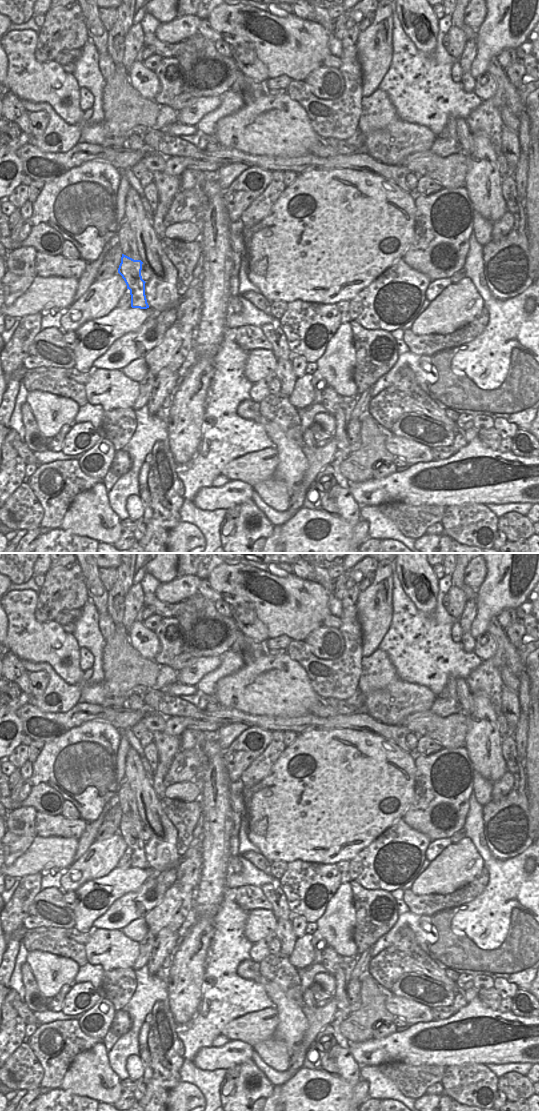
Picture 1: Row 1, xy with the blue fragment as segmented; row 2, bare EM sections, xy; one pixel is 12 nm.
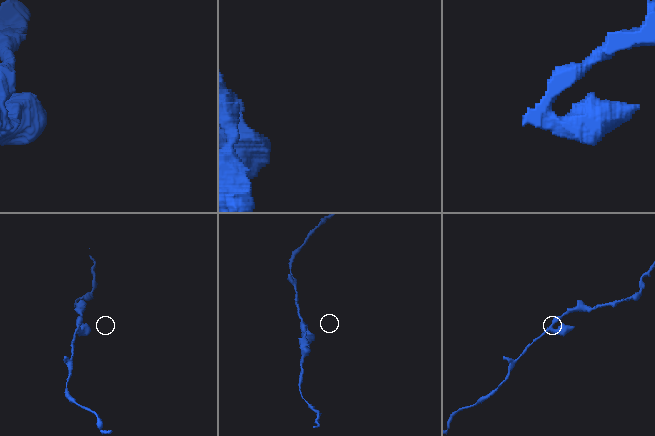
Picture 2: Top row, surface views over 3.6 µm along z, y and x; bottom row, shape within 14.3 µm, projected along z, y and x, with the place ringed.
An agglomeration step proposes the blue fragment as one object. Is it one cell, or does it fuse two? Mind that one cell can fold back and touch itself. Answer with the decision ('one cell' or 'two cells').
one cell

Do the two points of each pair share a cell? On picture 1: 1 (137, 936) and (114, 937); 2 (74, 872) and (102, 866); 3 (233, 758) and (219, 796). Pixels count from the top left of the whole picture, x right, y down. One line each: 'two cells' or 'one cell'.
1: two cells
2: one cell
3: two cells

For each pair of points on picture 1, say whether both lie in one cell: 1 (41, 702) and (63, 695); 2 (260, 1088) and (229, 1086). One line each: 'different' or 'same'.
1: same
2: same

